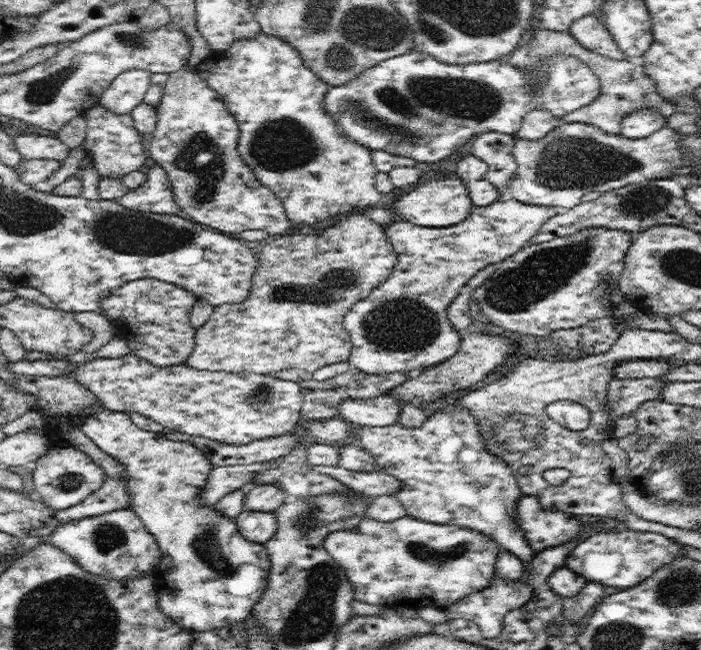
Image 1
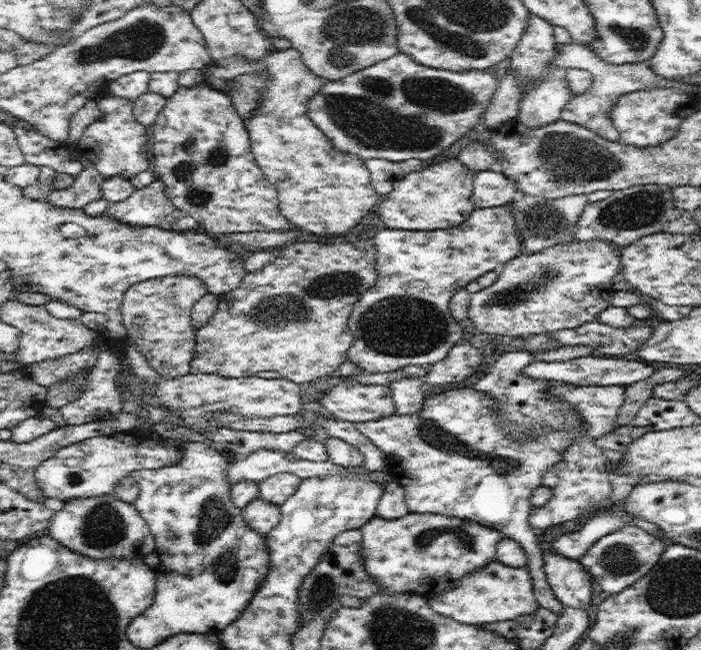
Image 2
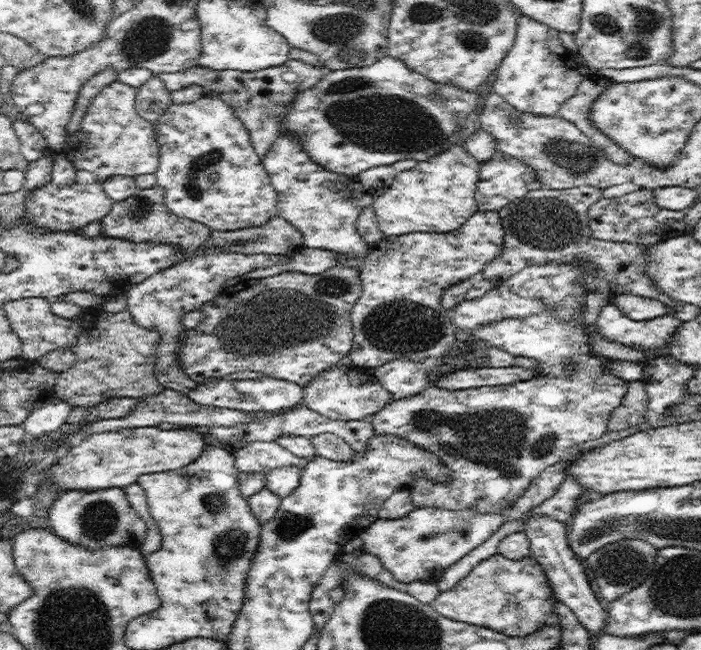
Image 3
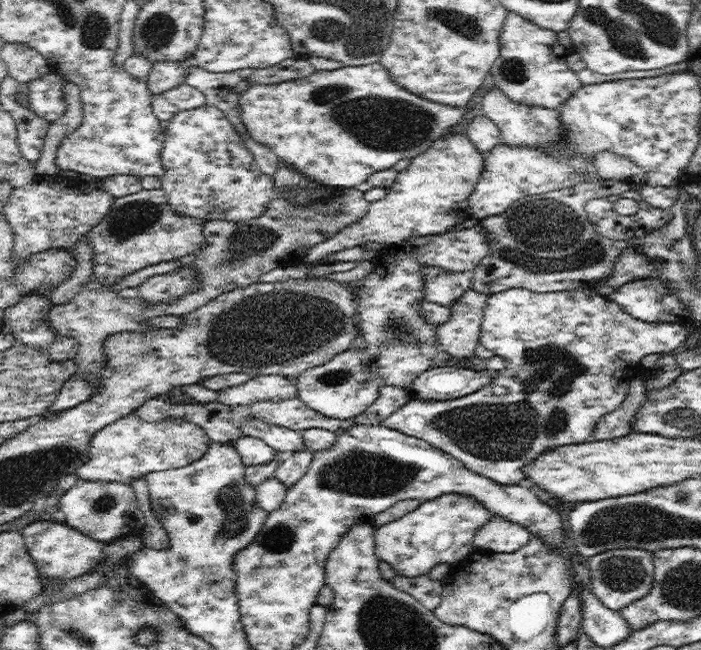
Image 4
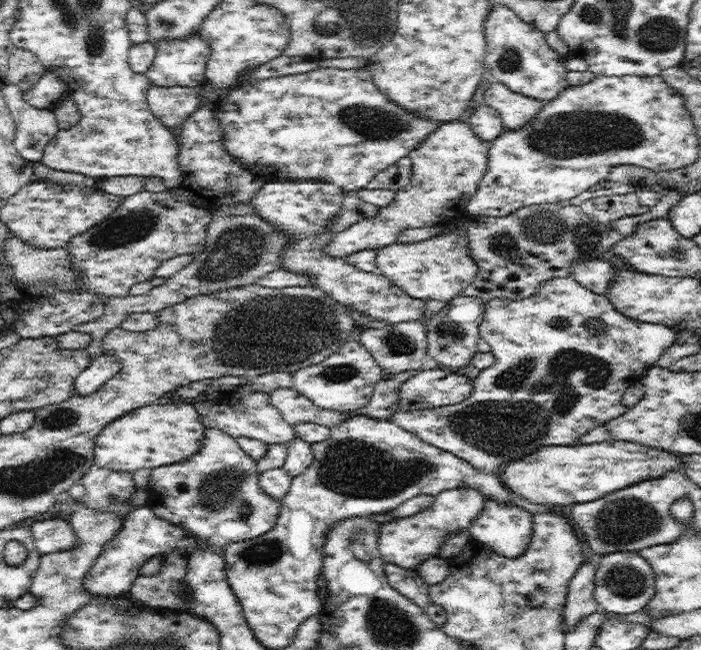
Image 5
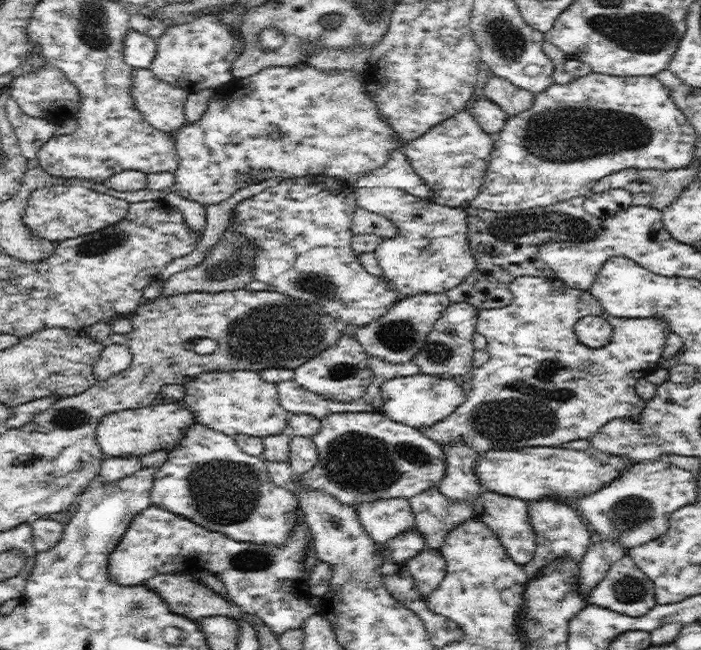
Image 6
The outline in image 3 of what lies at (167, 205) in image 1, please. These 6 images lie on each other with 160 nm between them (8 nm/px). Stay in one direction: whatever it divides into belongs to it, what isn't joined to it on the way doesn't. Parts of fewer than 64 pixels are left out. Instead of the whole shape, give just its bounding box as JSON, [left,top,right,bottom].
[101,185,211,254]

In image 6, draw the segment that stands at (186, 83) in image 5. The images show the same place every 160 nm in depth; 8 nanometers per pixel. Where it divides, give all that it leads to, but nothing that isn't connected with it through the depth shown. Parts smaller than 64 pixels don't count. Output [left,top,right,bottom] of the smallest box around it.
[149,14,241,93]

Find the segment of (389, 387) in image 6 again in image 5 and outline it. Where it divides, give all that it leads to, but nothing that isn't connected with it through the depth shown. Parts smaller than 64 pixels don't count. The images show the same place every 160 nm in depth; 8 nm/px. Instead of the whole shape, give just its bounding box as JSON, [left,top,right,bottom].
[399,368,473,412]

